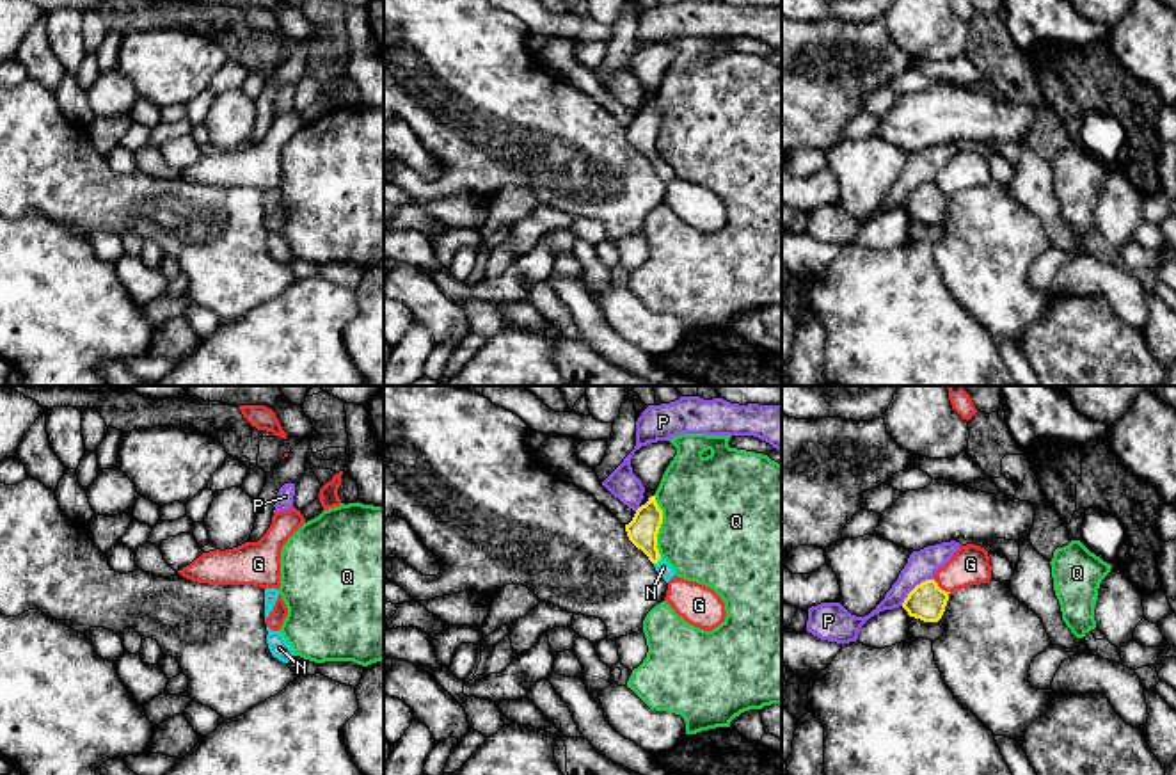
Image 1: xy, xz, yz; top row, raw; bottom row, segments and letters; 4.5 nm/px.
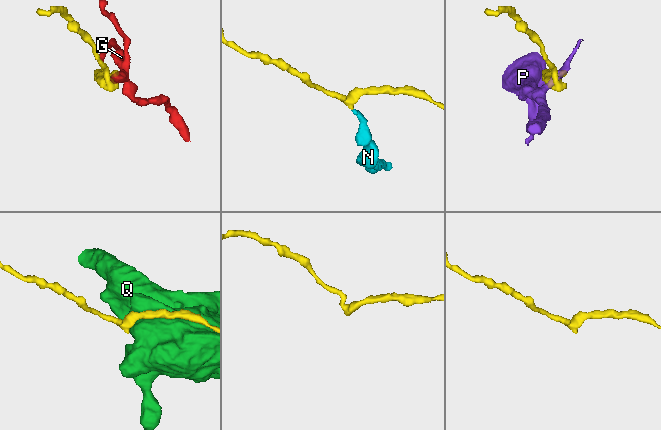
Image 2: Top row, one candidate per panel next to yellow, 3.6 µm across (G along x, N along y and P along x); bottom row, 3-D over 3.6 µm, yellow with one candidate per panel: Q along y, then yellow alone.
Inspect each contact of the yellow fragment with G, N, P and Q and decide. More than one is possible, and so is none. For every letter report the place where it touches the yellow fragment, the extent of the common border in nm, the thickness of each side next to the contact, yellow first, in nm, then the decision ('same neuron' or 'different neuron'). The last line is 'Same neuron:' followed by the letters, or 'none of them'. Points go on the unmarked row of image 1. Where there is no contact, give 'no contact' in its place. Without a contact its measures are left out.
G: meets yellow in yz at (940, 191); contact 100 nm long; 170 nm thick on the yellow side, 180 nm on the other; different neuron
N: meets yellow in xz at (658, 162); contact 50 nm long; 140 nm thick on the yellow side, 70 nm on the other; same neuron
P: meets yellow in yz at (915, 189); contact 200 nm long; 170 nm thick on the yellow side, 130 nm on the other; different neuron
Q: meets yellow in xz at (659, 128); contact 280 nm long; 140 nm thick on the yellow side, 480 nm on the other; different neuron
Same neuron: N

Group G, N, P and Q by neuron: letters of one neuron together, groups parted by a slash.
G / N / P / Q

